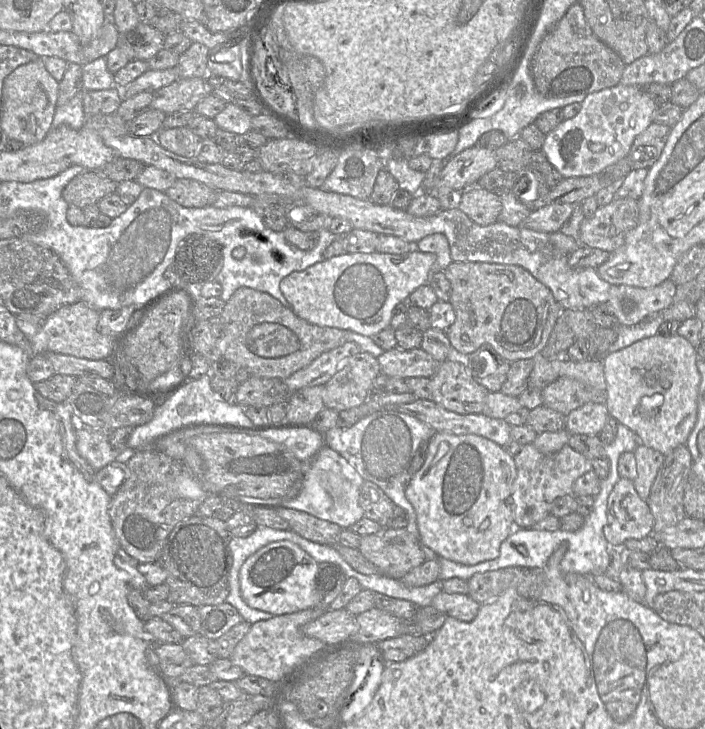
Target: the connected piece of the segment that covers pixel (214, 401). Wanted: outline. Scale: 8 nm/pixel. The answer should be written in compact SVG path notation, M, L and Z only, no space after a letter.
M205 374L196 380L185 381L168 401L163 405L156 405L153 418L149 422L132 429L126 446L137 451L153 437L193 421L228 422L248 429L257 428L246 416L242 406L235 402L225 401L212 389L210 380L210 375Z

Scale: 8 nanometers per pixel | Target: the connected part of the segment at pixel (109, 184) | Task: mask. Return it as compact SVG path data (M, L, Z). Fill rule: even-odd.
M93 170L75 176L62 190L63 199L69 204L85 208L97 204L103 197L116 192L117 183Z

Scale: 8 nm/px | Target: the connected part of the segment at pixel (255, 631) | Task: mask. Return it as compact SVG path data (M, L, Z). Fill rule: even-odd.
M308 608L288 614L274 615L270 619L261 620L252 624L246 635L236 645L230 660L233 664L240 667L246 675L258 676L270 682L277 681L295 664L324 644L319 639L305 635L303 633L303 627L320 617L326 610L323 608Z

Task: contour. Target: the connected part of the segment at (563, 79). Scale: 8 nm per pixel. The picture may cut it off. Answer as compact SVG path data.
M576 2L540 42L531 61L531 76L542 96L564 98L618 85L625 67L620 56L595 36L585 19L583 7Z

